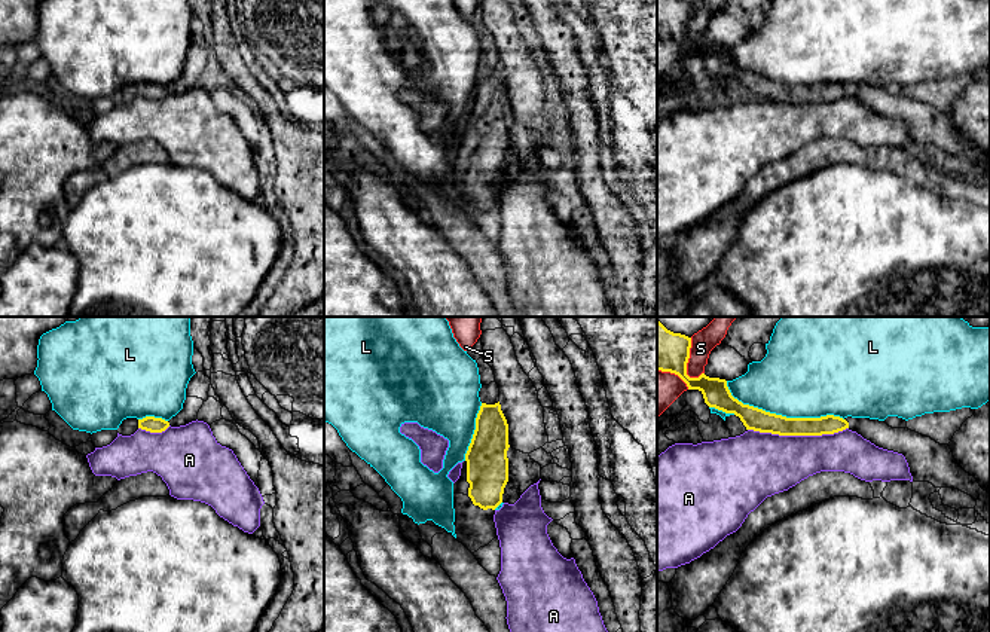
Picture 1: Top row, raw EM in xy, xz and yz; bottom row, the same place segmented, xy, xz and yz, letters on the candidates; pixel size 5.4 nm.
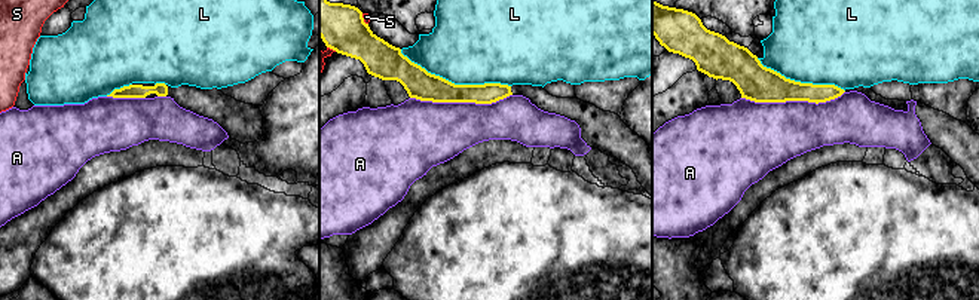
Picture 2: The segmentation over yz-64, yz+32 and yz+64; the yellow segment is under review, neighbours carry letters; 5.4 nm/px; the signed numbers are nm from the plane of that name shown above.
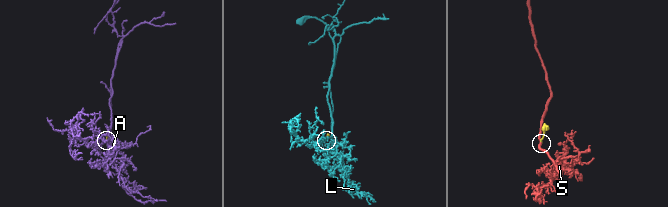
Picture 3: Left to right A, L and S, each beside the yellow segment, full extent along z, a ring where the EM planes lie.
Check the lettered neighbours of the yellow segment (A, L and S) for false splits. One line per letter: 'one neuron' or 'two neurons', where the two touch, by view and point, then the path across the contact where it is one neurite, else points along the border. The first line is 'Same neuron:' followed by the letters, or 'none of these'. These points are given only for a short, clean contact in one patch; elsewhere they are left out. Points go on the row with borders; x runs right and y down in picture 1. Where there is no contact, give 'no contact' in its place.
Same neuron: none of these
A: two neurons; contact yz (797, 434)
L: two neurons; contact yz (781, 415)
S: two neurons; contact yz (687, 362)

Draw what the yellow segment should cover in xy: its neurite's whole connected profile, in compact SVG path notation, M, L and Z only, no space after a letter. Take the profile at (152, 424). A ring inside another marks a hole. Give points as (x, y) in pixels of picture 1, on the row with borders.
M146 416L143 419L126 418L117 428L117 433L122 436L131 436L138 428L150 431L150 433L162 433L169 427L169 422L162 418Z

